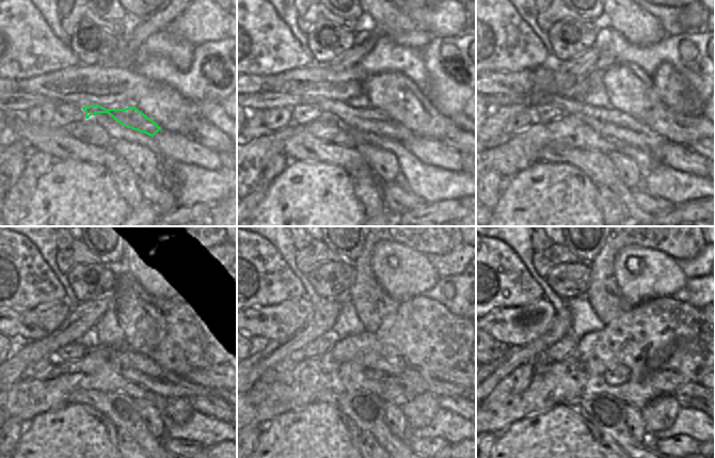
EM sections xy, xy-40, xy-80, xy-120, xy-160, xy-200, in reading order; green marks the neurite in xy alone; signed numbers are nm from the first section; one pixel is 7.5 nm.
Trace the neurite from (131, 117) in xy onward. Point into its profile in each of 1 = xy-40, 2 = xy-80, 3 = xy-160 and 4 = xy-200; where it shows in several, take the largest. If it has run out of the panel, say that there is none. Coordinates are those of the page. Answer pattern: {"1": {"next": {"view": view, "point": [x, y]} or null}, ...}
{"1": {"next": {"view": "xy-40", "point": [369, 120]}}, "2": {"next": {"view": "xy-80", "point": [608, 122]}}, "3": {"next": {"view": "xy-160", "point": [411, 381]}}, "4": {"next": {"view": "xy-200", "point": [692, 391]}}}

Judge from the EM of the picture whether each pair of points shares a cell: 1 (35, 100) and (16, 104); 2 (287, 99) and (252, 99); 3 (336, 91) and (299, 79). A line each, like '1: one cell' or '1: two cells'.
1: one cell
2: one cell
3: one cell

